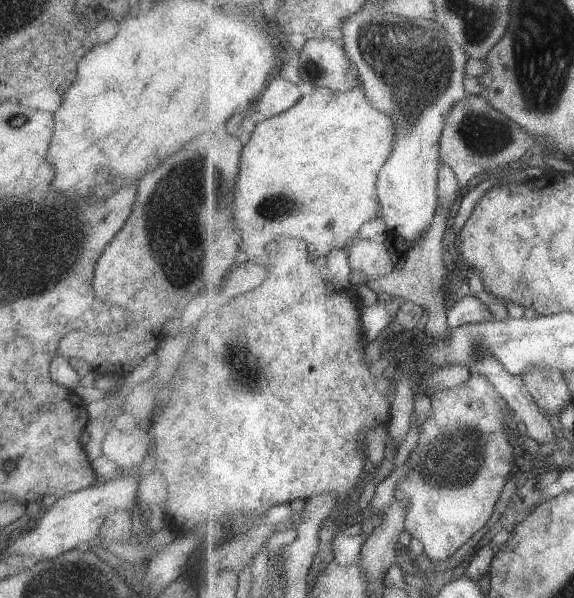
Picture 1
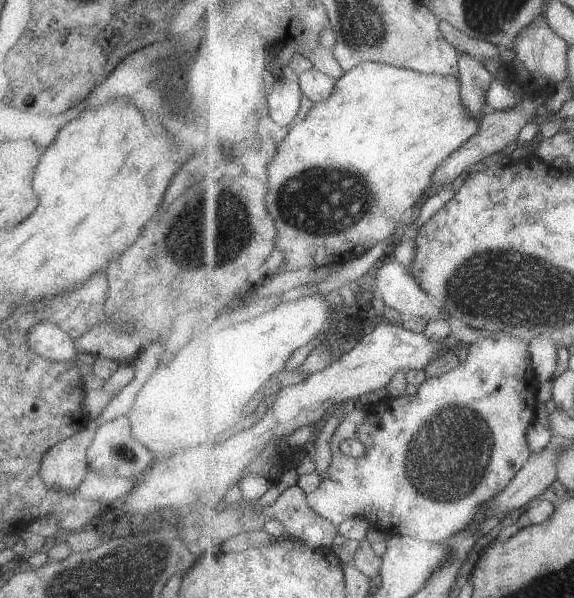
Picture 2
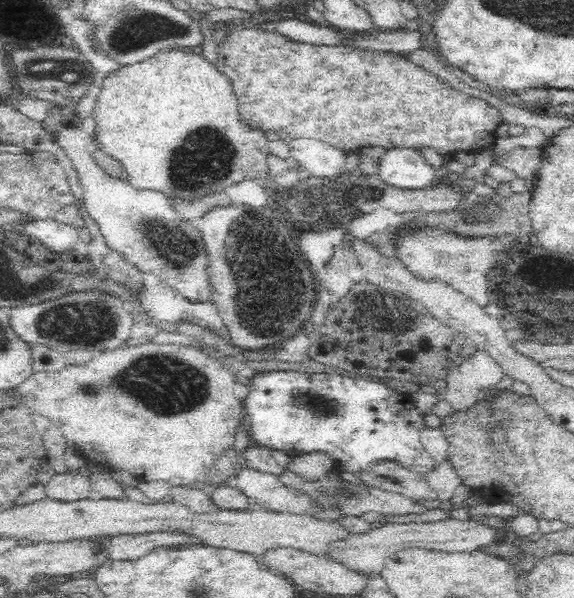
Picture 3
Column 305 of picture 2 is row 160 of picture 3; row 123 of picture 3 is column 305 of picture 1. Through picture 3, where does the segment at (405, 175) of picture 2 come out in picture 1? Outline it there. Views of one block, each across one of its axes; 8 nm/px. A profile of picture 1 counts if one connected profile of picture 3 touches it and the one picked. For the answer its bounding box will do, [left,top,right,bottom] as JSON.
[233,85,397,267]

